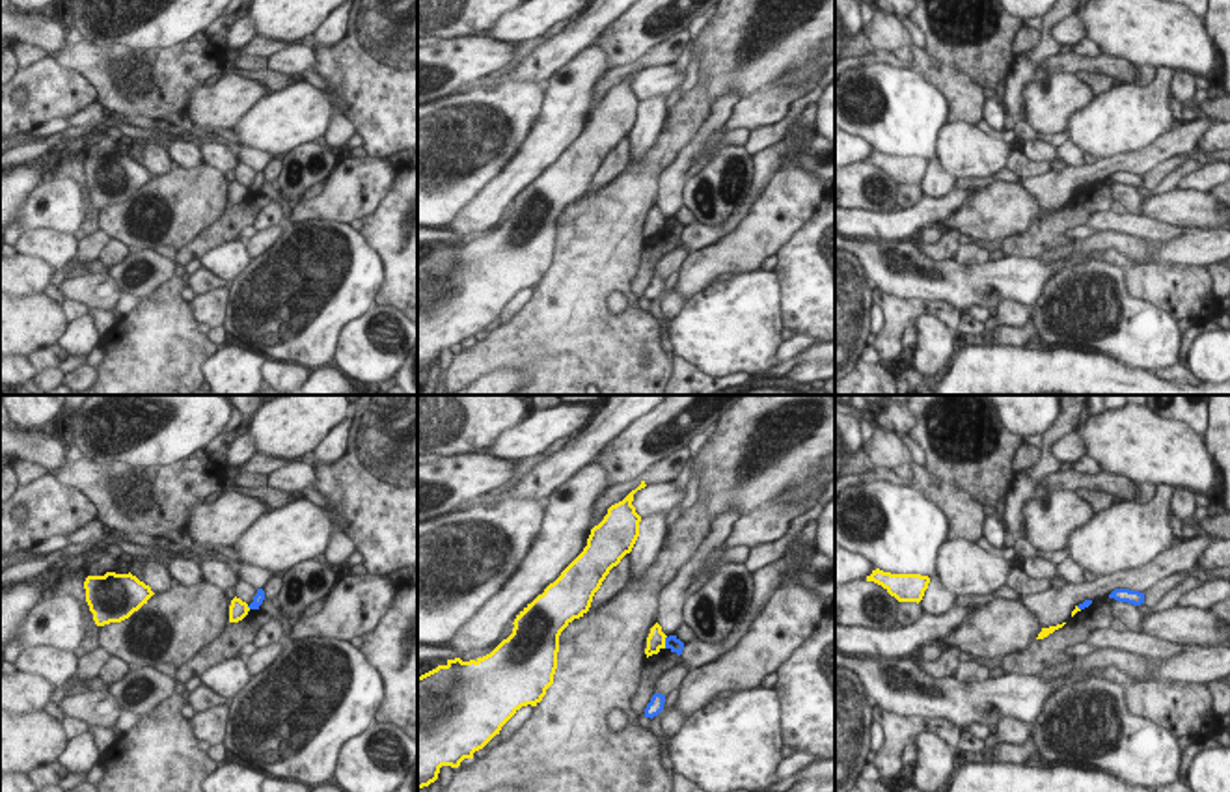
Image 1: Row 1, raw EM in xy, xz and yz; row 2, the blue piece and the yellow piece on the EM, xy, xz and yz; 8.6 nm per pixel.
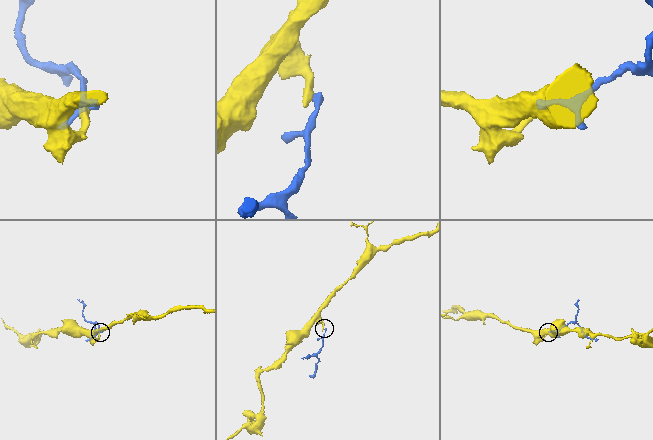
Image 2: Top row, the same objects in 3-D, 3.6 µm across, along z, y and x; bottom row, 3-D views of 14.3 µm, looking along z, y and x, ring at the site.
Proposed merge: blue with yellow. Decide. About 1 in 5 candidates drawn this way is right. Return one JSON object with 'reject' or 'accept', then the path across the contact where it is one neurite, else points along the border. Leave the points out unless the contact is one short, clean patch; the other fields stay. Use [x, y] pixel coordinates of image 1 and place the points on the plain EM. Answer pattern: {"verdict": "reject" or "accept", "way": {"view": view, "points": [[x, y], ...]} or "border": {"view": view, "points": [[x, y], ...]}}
{"verdict": "reject", "border": {"view": "xz", "points": [[666, 218], [664, 230]]}}

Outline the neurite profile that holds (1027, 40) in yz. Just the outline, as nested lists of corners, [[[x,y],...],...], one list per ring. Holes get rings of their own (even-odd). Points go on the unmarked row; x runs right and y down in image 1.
[[[1019,28],[1019,32],[1016,34],[1016,37],[1012,41],[1010,54],[1016,60],[1019,54],[1032,52],[1040,45],[1040,41],[1042,41],[1040,30]]]

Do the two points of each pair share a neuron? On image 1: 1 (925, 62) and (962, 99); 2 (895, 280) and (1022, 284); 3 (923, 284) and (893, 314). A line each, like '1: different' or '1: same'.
1: same
2: same
3: different

